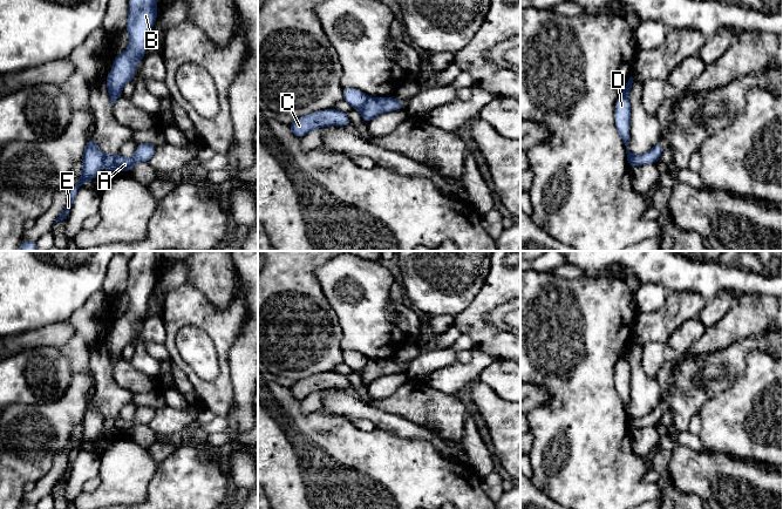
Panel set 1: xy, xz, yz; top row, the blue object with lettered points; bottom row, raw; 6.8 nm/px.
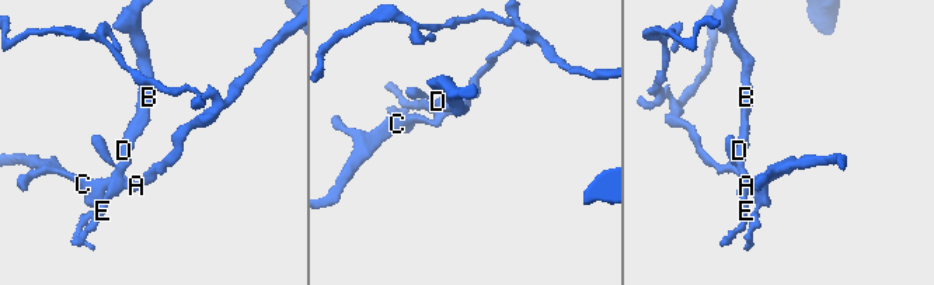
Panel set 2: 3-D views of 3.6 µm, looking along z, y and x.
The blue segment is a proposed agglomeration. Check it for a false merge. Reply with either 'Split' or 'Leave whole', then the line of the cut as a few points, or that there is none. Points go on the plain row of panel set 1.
Split. Split along xz (368, 360), (360, 372)

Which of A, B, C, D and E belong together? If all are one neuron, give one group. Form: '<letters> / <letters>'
A C / B D E

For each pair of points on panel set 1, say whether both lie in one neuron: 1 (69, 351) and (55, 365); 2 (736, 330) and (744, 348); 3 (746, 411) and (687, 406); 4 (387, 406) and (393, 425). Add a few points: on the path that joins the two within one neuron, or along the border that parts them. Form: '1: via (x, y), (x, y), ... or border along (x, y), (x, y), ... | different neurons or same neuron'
1: border along (59, 348), (74, 374) | different neurons
2: border along (767, 330), (715, 351) | different neurons
3: border along (723, 391), (719, 391), (708, 398), (698, 412) | different neurons
4: border along (369, 404), (375, 408), (395, 413), (415, 422) | different neurons

